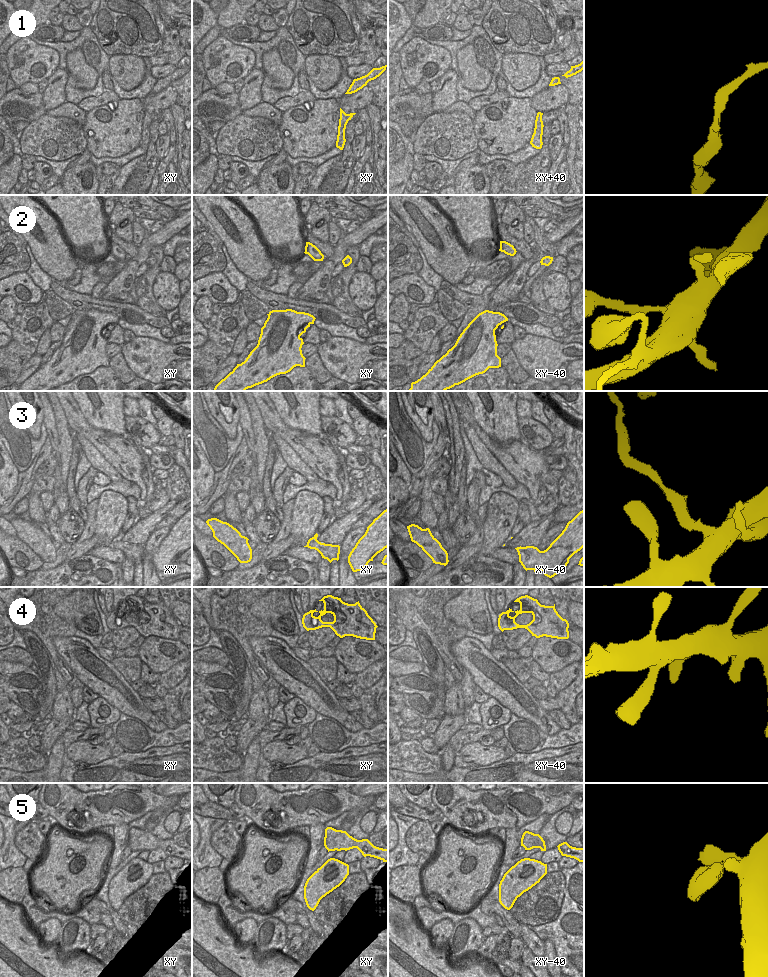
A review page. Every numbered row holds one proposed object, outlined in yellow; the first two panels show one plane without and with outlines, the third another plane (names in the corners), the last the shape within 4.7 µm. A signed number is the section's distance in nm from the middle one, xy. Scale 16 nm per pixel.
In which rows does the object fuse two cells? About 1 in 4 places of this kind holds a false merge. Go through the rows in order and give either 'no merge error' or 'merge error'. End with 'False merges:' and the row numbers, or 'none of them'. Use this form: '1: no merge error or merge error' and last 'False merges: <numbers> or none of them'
1: no merge error
2: no merge error
3: merge error
4: no merge error
5: no merge error
False merges: 3

